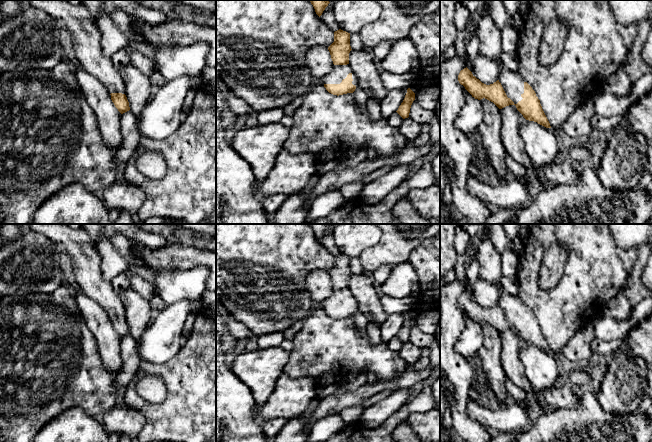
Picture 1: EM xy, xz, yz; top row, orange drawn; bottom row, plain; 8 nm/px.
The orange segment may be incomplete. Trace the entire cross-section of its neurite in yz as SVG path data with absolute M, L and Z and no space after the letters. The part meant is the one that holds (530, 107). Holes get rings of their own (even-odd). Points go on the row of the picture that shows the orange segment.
M500 57L495 59L499 63L499 78L490 85L482 83L466 67L460 71L458 81L475 99L483 98L493 102L499 109L515 105L526 120L551 128L542 109L540 100L532 87L524 81L518 72L507 69Z

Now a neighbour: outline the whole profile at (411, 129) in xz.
M410 117L403 119L399 130L408 141L416 139L421 132L422 124L412 120Z

